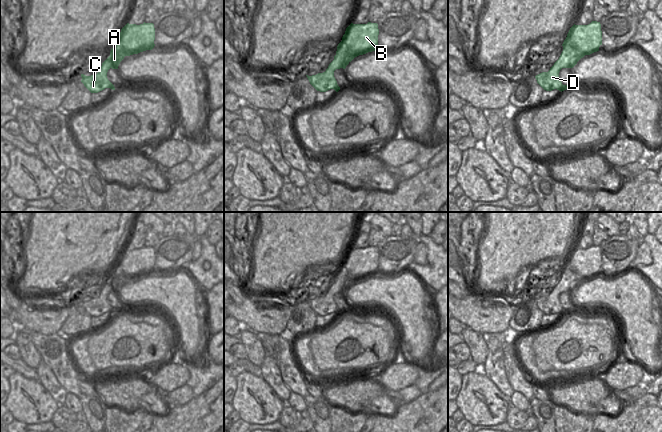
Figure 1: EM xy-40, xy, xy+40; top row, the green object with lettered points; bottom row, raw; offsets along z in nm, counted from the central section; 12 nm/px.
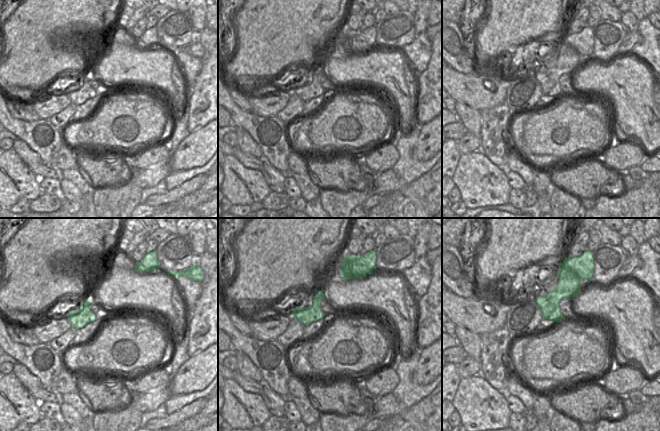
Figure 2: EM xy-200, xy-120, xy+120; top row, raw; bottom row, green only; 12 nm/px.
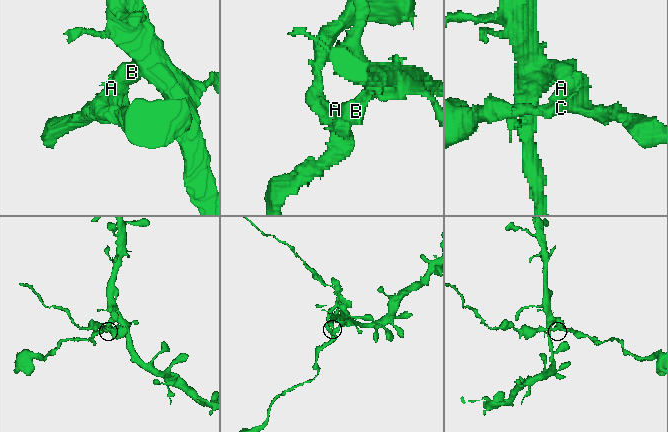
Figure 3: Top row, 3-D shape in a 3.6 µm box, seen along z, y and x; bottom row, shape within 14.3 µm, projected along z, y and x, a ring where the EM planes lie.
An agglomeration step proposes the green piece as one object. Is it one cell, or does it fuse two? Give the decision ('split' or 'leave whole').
split

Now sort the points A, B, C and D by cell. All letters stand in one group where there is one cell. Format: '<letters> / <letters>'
A C D / B

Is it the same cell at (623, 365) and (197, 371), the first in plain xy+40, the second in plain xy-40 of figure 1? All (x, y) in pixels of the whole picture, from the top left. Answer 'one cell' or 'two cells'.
two cells

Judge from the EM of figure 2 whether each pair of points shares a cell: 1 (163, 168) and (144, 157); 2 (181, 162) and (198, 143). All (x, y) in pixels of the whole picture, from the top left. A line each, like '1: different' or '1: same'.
1: different
2: same

